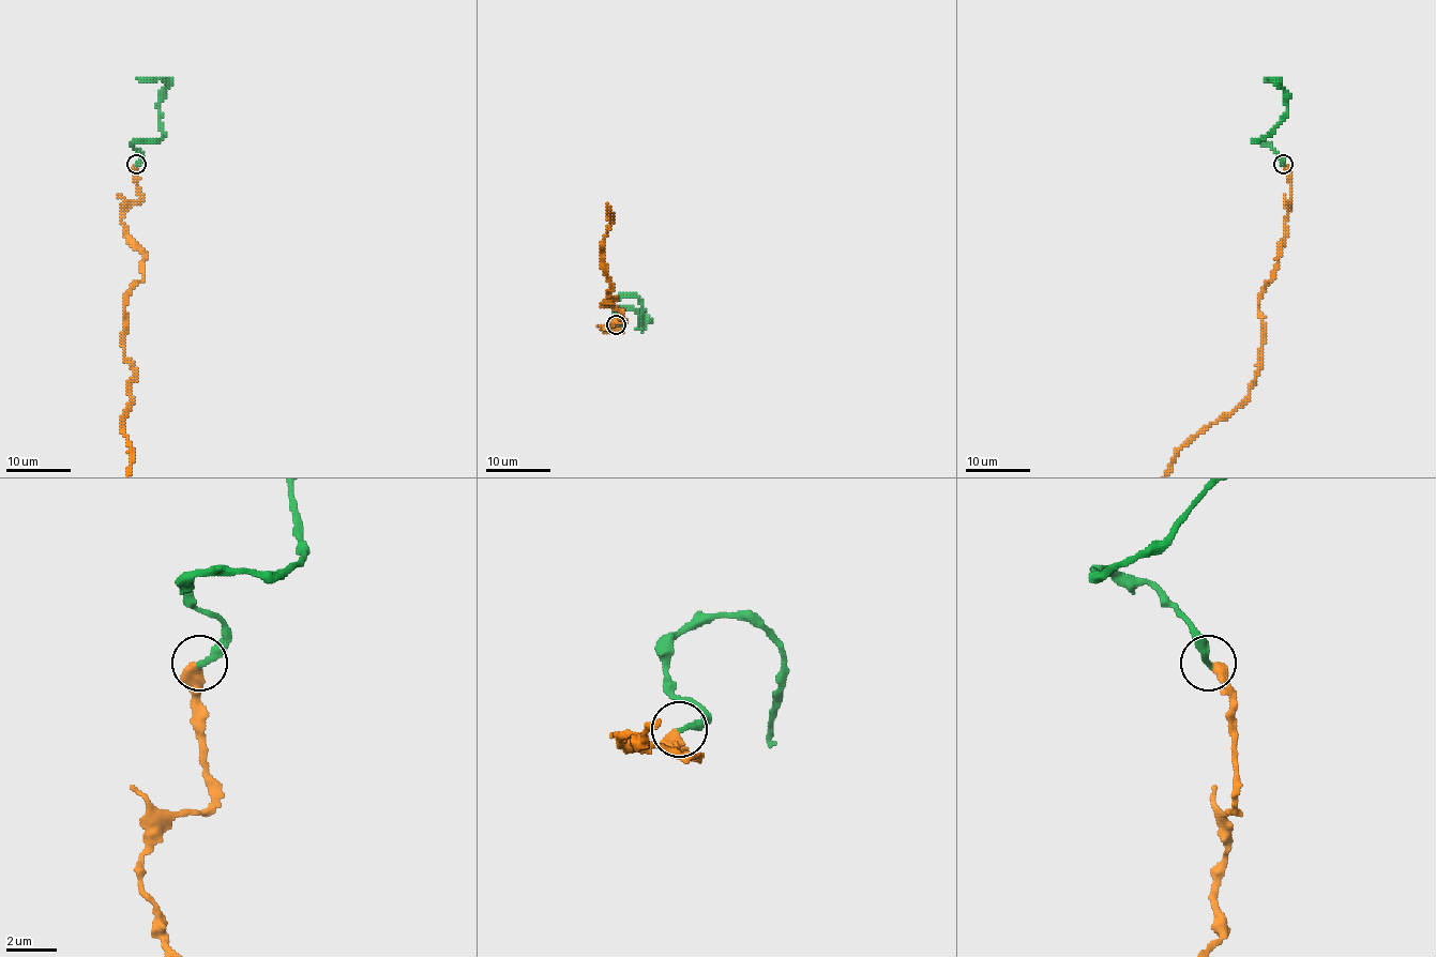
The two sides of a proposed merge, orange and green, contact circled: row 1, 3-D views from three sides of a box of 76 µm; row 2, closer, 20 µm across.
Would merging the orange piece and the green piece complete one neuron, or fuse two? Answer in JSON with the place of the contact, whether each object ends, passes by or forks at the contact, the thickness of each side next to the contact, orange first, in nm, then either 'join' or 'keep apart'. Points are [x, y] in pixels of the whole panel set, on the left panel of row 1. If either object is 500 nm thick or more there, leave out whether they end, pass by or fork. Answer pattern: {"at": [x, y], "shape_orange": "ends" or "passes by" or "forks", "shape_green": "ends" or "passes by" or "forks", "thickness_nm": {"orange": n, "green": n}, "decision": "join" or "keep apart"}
{"at": [136, 164], "thickness_nm": {"orange": 500, "green": 280}, "decision": "join"}

